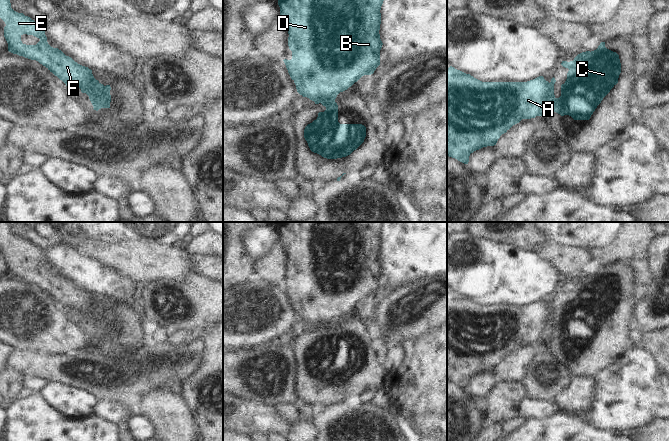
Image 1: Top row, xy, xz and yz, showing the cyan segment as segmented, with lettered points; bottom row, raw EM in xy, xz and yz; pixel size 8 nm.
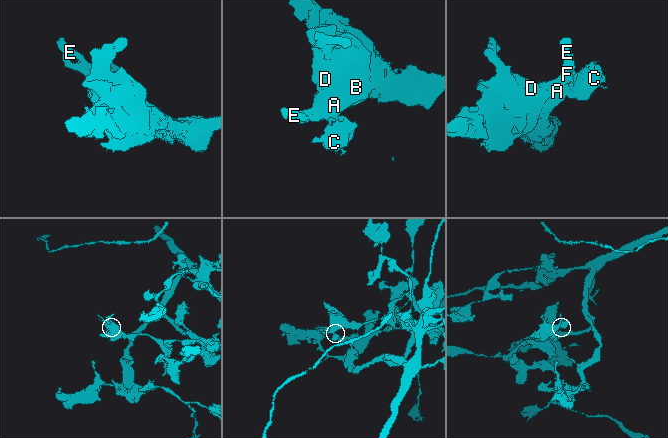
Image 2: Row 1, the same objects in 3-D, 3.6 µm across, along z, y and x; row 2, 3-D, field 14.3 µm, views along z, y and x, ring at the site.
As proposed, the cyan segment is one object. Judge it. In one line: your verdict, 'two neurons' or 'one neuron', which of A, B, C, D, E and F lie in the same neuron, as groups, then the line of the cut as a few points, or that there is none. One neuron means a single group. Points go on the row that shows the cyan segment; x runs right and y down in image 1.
two neurons | A B D E F / C | yz (549, 83), (550, 108)

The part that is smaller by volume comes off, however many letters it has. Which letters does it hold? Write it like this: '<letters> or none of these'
C

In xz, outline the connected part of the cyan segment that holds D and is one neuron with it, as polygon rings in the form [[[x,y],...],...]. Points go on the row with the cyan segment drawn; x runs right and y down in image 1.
[[[278,0],[280,18],[288,29],[288,46],[292,59],[284,59],[297,92],[315,103],[335,101],[340,92],[347,90],[364,75],[371,75],[380,65],[381,6],[384,0]]]

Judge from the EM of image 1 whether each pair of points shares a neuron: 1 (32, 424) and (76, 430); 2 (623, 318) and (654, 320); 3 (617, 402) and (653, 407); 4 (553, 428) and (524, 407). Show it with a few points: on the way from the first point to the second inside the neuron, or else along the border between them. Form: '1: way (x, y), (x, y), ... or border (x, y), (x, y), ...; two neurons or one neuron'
1: way (43, 428), (65, 428); one neuron
2: border (637, 302), (633, 311); two neurons
3: way (626, 402), (644, 402); one neuron
4: border (559, 410), (546, 416), (528, 418); two neurons

